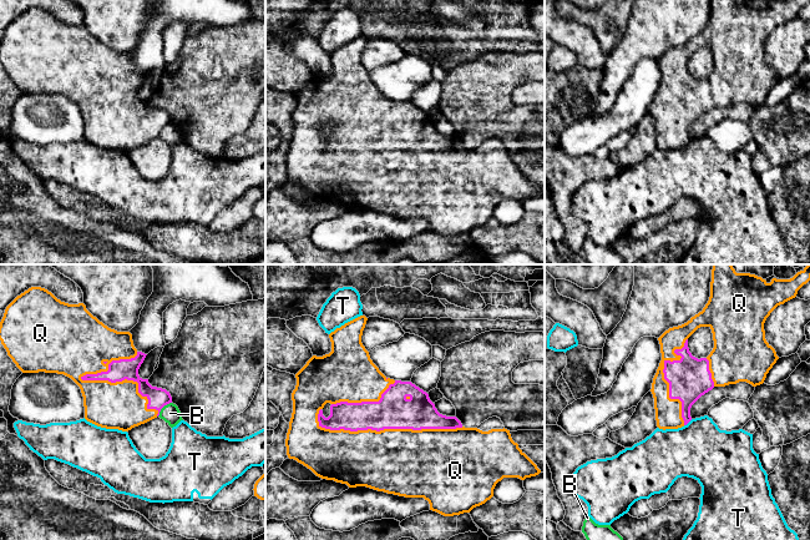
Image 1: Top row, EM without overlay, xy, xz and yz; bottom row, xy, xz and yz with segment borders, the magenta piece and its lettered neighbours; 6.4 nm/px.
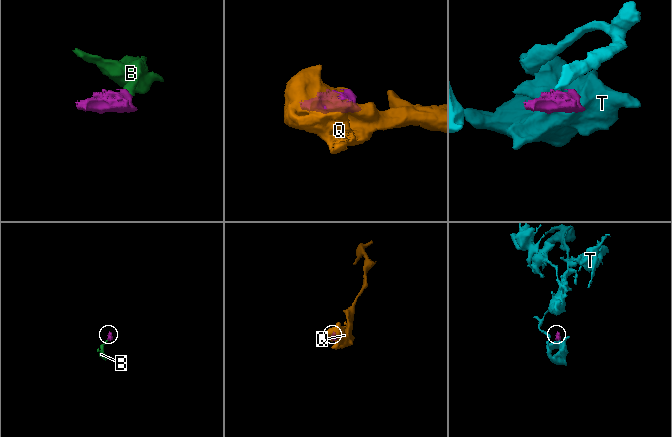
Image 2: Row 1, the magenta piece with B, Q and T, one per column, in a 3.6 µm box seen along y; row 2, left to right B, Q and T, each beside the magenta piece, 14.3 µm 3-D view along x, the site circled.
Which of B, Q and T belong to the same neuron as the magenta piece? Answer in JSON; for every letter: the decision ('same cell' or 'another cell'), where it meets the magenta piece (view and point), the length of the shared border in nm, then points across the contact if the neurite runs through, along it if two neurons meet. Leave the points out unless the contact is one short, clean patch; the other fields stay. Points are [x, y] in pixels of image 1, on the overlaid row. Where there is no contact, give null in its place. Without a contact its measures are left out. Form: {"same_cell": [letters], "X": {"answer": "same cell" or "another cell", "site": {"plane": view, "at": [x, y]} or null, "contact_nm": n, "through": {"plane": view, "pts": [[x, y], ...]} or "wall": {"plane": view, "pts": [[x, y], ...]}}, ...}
{"same_cell": ["Q"], "B": {"answer": "another cell", "site": {"plane": "xy", "at": [162, 407]}, "contact_nm": 130, "wall": {"plane": "xy", "pts": [[171, 402], [157, 415]]}}, "Q": {"answer": "same cell", "site": {"plane": "xy", "at": [128, 379]}, "contact_nm": 550}, "T": {"answer": "another cell", "site": {"plane": "yz", "at": [688, 422]}, "contact_nm": 70, "wall": {"plane": "yz", "pts": [[692, 419], [684, 425]]}}}

